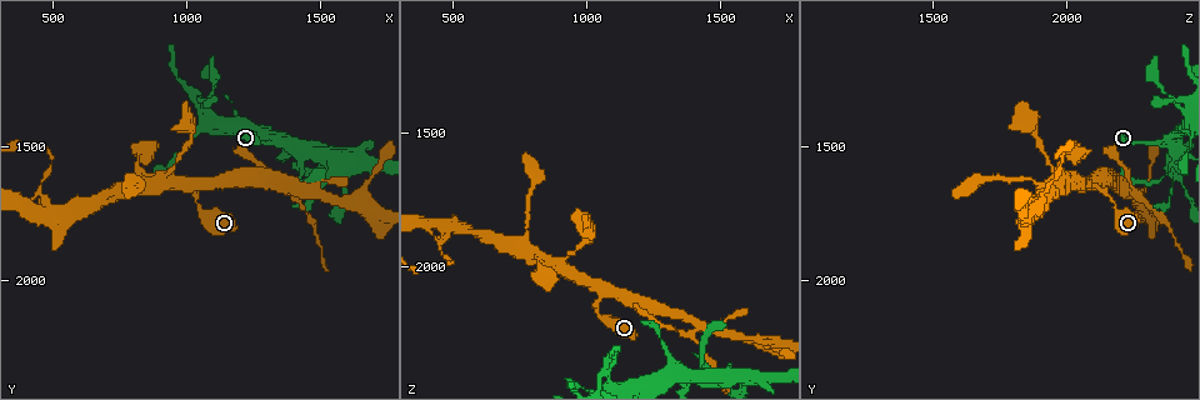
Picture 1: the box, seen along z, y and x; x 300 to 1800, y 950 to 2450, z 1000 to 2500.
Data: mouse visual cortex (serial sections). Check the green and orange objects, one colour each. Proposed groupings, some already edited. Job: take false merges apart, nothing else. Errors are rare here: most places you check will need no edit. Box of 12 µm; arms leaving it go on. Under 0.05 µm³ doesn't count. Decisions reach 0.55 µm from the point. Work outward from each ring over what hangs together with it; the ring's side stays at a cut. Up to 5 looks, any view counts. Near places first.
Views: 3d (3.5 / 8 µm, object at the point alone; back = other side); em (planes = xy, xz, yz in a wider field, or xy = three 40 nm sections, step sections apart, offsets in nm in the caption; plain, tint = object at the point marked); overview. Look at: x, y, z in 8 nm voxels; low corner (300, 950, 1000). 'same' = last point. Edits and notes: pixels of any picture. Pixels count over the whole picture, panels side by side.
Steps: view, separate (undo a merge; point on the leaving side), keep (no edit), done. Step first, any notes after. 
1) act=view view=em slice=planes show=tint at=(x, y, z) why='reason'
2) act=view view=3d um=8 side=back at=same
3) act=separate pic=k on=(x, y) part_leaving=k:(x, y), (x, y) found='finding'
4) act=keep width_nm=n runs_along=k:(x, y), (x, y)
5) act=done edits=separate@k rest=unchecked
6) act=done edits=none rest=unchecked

act=view view=3d um=3.5 side=back at=(1430, 1510, 2420) why='four-way junction'

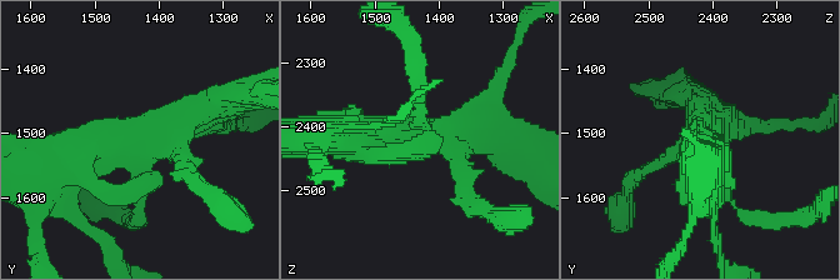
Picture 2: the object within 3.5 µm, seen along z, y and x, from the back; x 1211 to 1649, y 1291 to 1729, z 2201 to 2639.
act=view view=em slice=planes show=tint at=(1435, 1505, 2410)

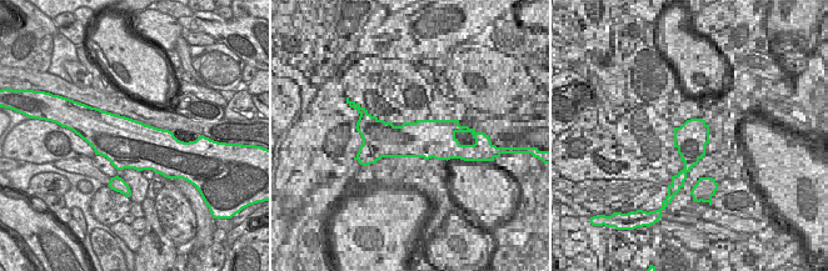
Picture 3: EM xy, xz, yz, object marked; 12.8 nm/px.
act=view view=em slice=xy step=5 show=tint at=same why='cut it another way'

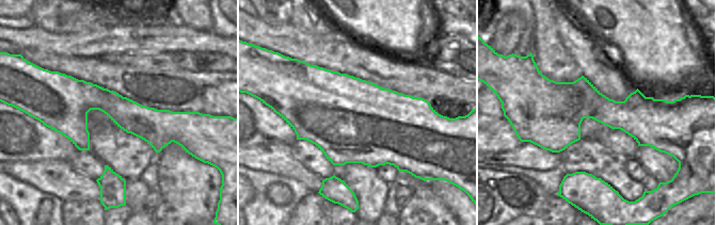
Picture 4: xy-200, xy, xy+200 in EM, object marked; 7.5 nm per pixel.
act=keep runs_along=2:(211, 118), (150, 129), (58, 168) found='continuous, no second cell'

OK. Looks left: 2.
act=view view=3d um=8 at=(1010, 1420, 1840) why='abrupt turn'

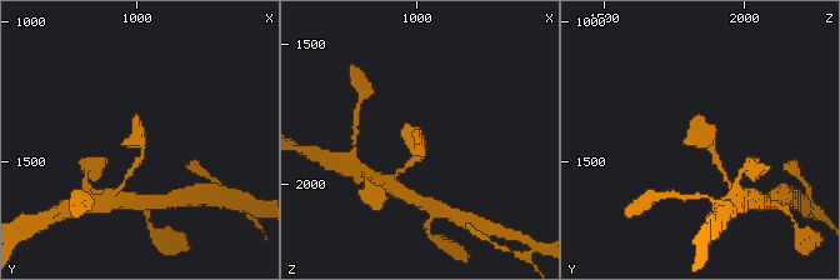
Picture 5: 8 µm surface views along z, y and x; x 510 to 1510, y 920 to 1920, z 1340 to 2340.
act=view view=em slice=xy step=5 show=tint at=(1000, 1410, 1850) why='now the EM'

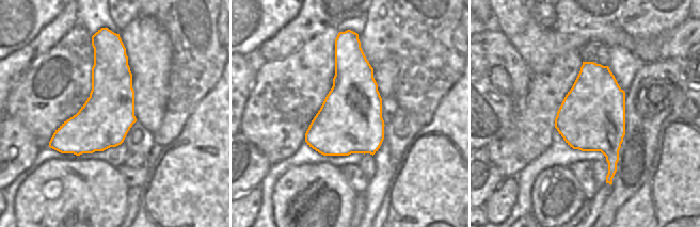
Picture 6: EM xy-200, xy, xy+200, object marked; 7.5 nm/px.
act=keep runs_along=5:(720, 166), (703, 136), (684, 143) found='all the same cell'

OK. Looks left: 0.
act=done edits=none rest=unchecked

